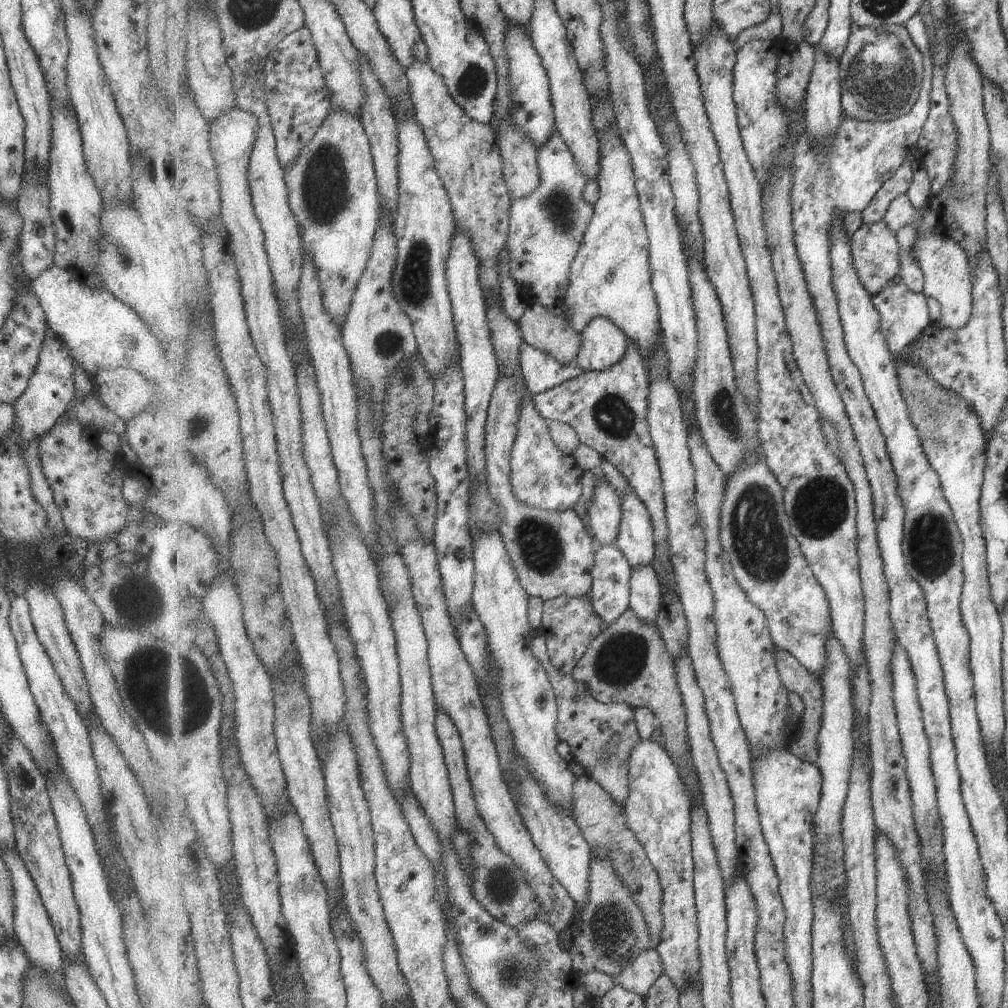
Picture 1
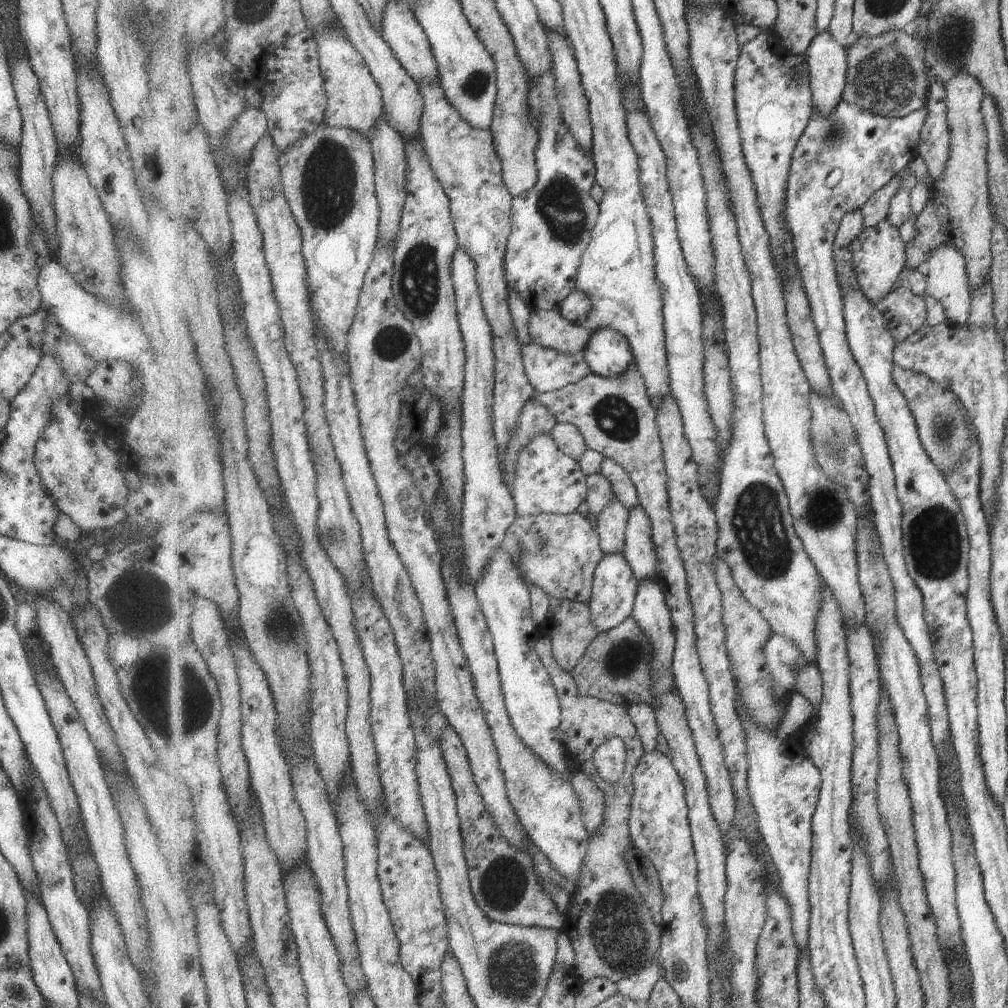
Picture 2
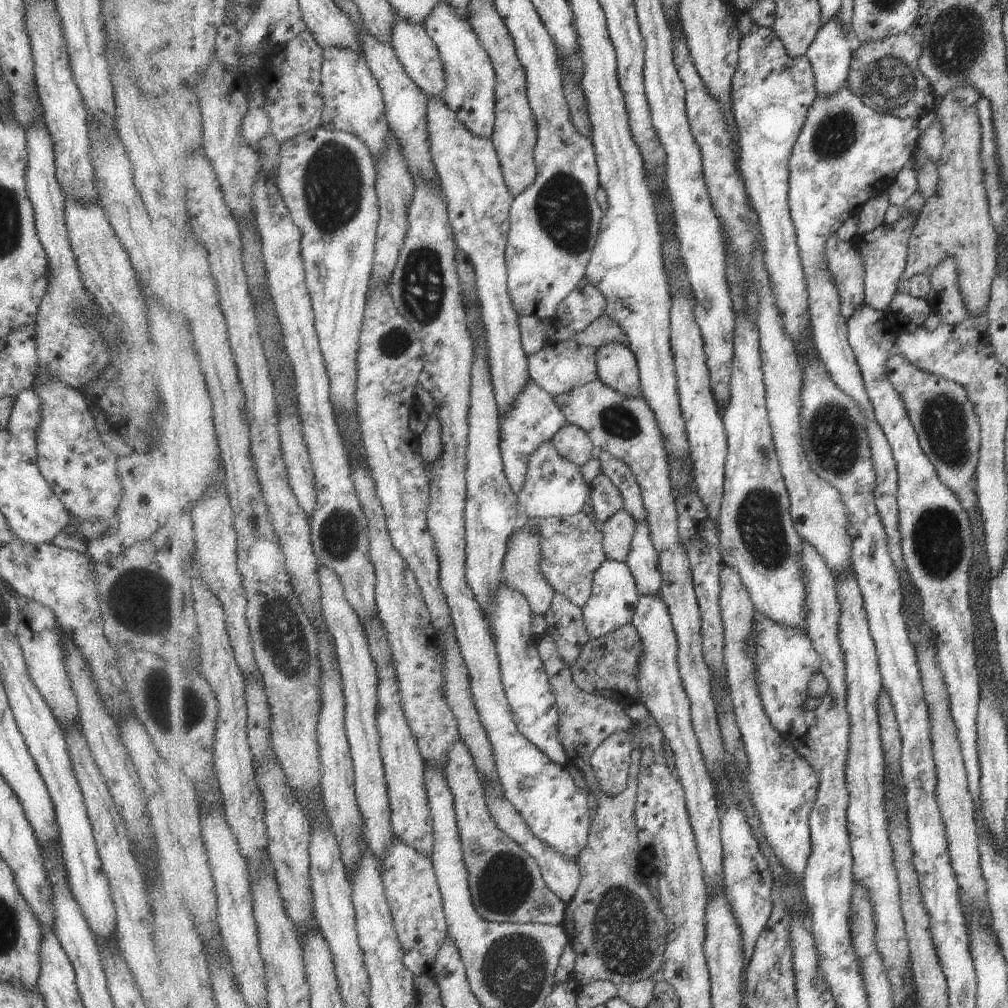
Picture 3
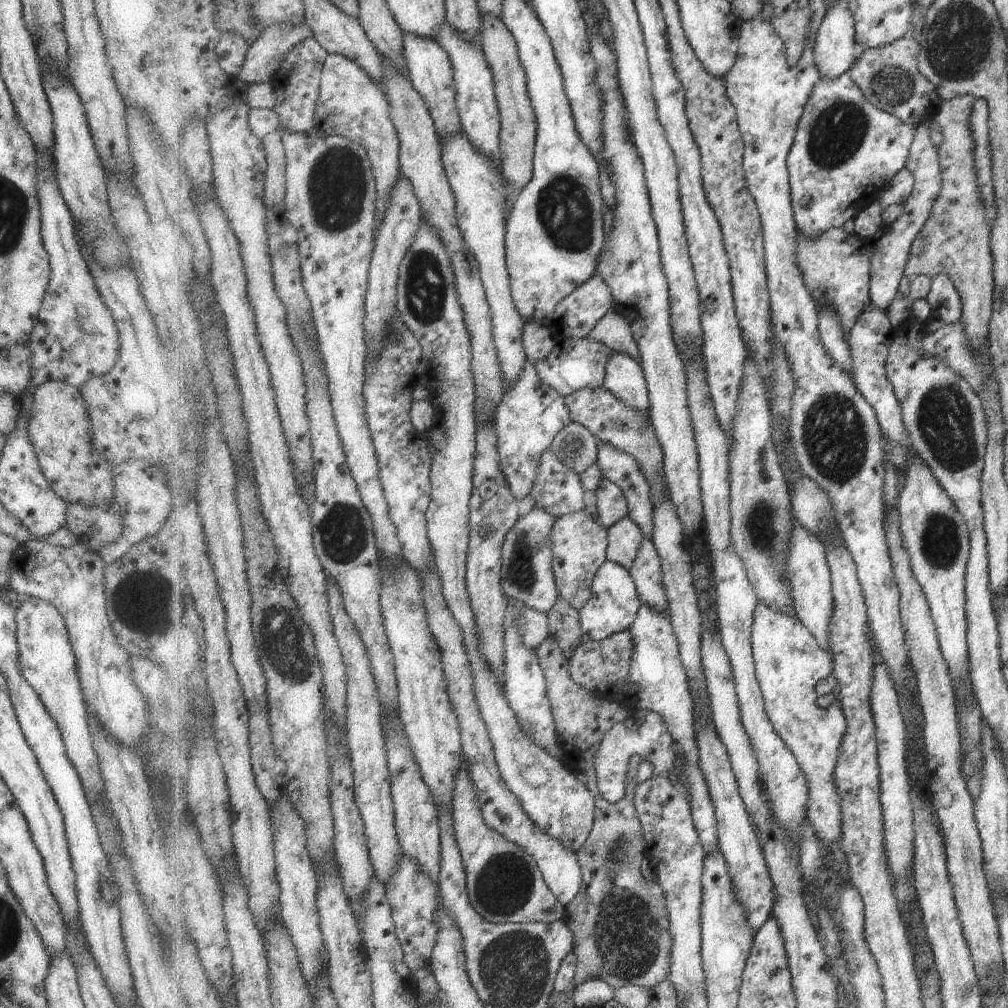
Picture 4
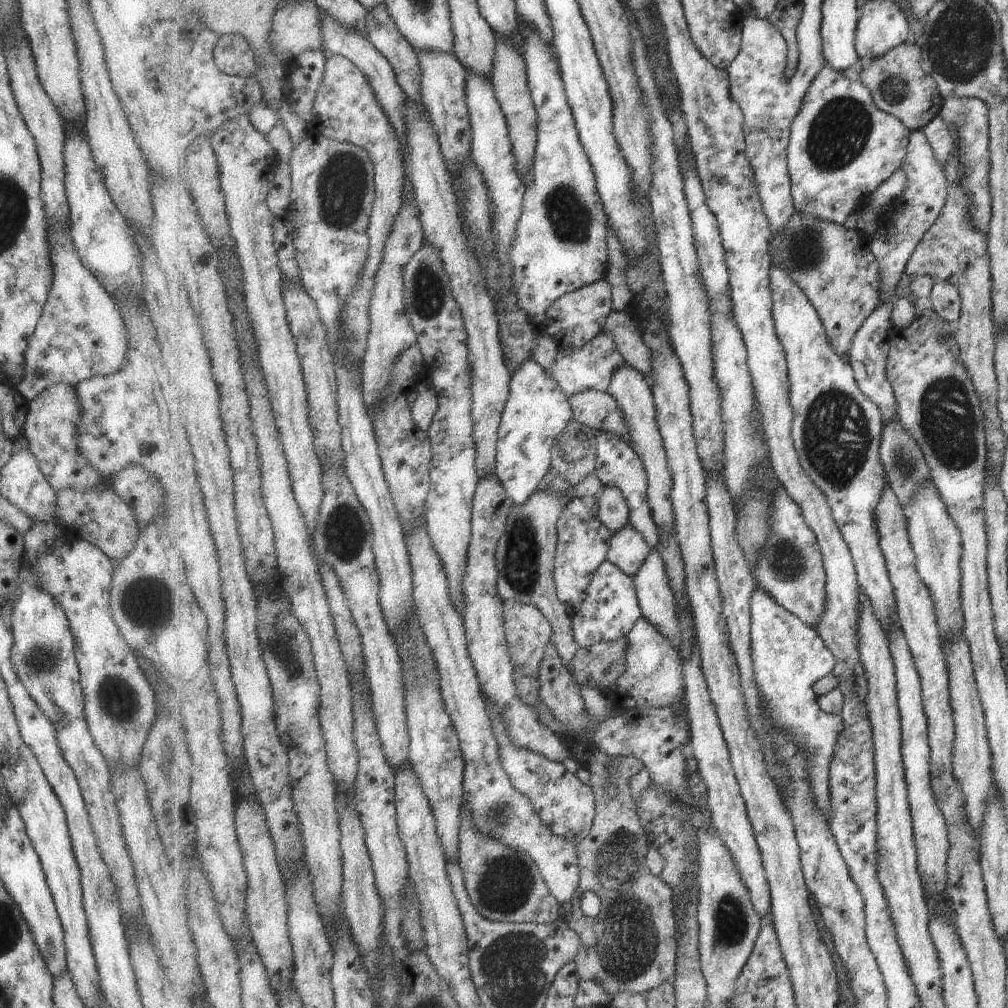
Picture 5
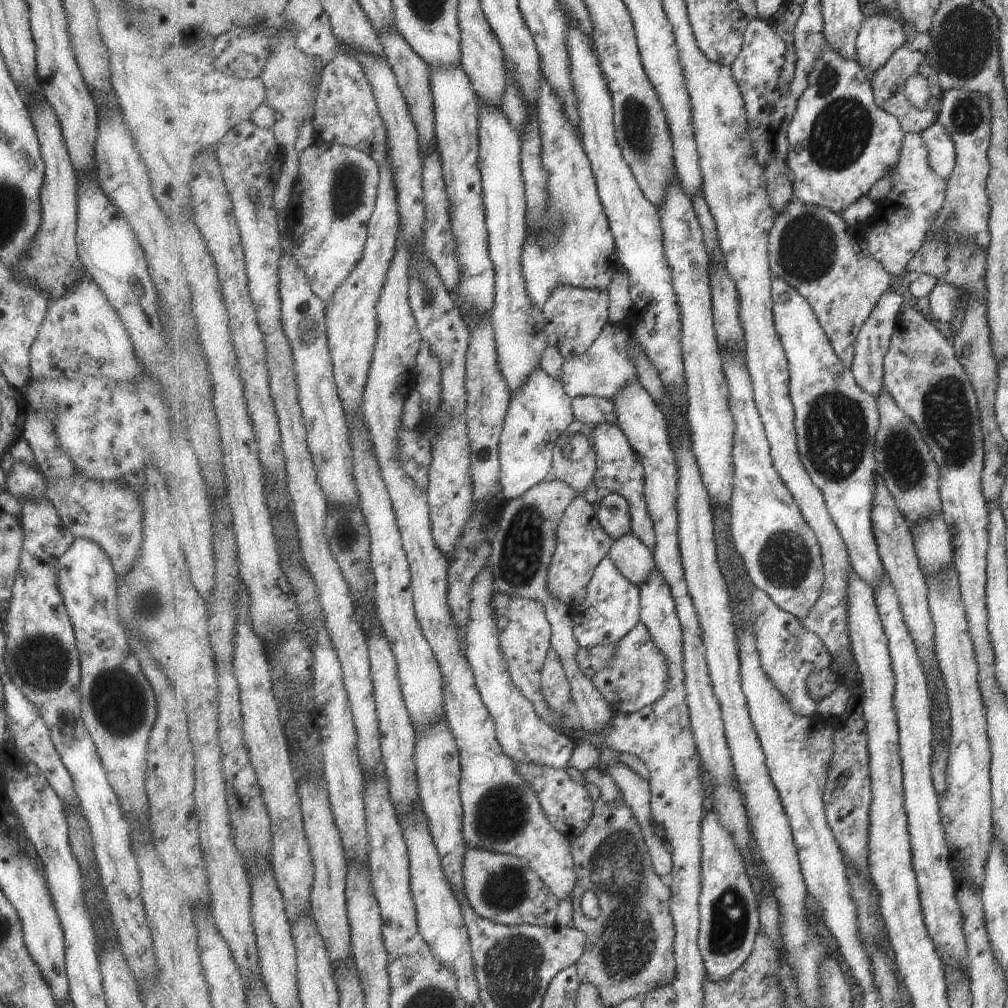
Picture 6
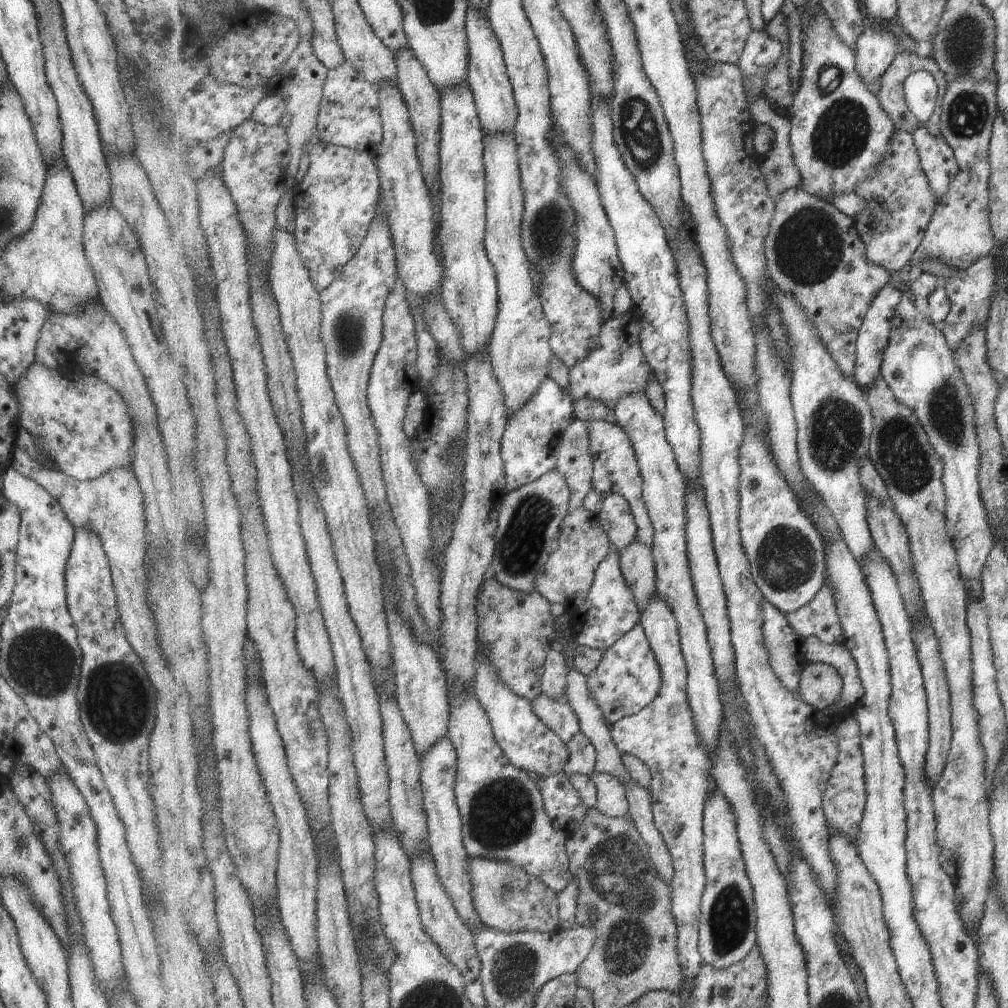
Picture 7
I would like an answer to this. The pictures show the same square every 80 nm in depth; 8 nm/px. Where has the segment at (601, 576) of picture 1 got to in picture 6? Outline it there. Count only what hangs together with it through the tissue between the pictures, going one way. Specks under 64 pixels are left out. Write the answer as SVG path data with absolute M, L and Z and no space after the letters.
M608 556L603 559L590 582L584 606L577 609L573 618L574 633L581 648L617 645L642 620L641 599L640 586L633 584Z

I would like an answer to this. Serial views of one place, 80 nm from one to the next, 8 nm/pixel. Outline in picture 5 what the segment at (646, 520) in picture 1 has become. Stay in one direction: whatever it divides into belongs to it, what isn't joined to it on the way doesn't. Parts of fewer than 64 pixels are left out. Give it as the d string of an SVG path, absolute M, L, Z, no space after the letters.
M651 548L645 564L634 577L638 600L645 616L671 644L681 652L681 628L677 618L677 602L671 590L665 561L657 548Z

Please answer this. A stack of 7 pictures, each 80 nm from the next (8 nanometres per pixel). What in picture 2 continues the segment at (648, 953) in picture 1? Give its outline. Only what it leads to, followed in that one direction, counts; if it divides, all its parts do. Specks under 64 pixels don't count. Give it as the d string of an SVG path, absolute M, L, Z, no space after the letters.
M655 958L651 964L641 968L635 976L621 980L618 983L618 991L623 992L632 1000L637 1000L640 1004L646 1005L661 978L664 978L663 966L659 964L659 959Z

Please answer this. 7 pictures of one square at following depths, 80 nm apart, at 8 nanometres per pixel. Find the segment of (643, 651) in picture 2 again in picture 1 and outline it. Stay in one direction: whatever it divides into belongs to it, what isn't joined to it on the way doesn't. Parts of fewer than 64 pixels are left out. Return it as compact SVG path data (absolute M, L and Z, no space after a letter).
M627 608L623 616L605 626L601 635L593 640L571 675L578 682L583 682L590 694L603 703L626 703L635 709L647 708L657 716L664 747L678 768L690 803L697 804L703 801L703 792L699 774L693 765L687 710L674 664L674 658L667 651L658 629L643 622L637 612Z

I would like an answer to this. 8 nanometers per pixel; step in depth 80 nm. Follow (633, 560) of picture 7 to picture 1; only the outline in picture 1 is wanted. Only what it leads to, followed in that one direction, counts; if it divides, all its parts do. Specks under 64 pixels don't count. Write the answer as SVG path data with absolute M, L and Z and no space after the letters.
M601 474L599 486L595 488L595 498L588 504L591 532L595 534L595 539L602 546L617 545L623 517L623 501L617 490Z

